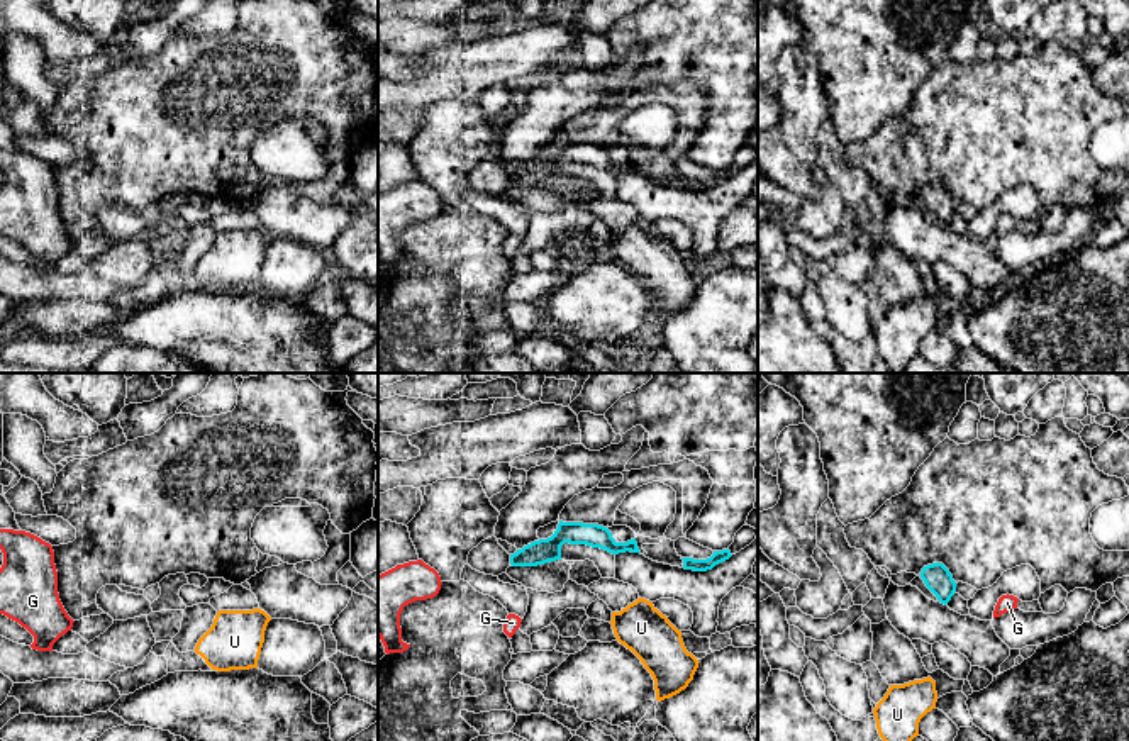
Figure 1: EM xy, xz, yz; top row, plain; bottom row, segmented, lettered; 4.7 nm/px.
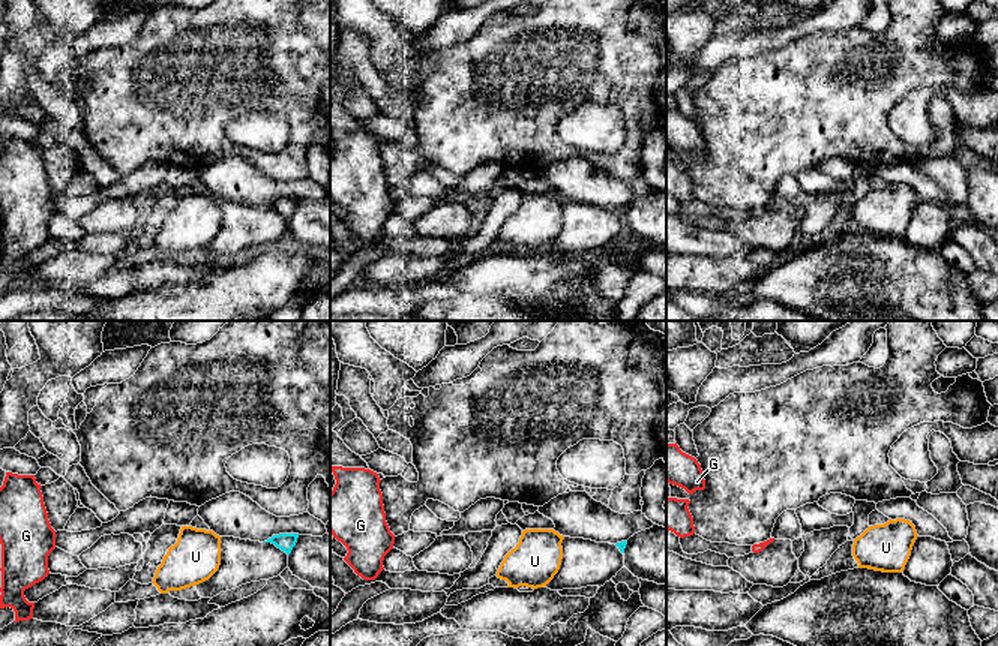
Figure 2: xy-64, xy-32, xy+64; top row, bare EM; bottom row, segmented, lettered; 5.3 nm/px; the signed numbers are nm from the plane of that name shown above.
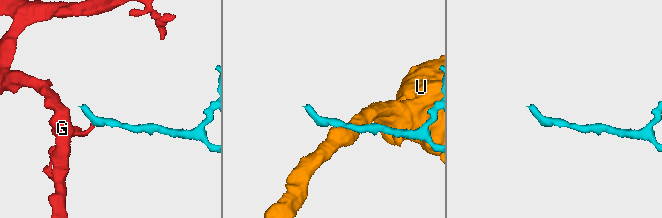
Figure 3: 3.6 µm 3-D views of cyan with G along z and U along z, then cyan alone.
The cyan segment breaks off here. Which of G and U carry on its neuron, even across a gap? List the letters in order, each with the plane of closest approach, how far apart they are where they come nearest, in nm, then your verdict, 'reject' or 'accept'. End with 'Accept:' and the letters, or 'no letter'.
G: nearest in yz; 200 nm apart; reject
U: nearest in xz; 220 nm apart; reject
Accept: no letter

